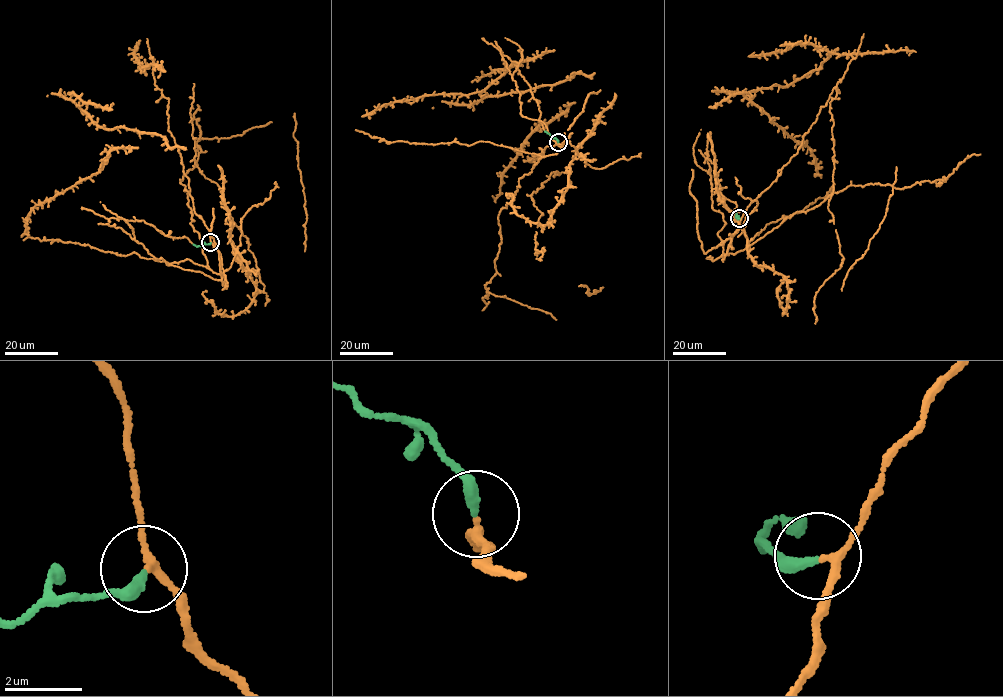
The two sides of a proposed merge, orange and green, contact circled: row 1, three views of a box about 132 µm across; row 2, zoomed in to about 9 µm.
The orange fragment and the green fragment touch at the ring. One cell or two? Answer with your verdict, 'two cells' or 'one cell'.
one cell

